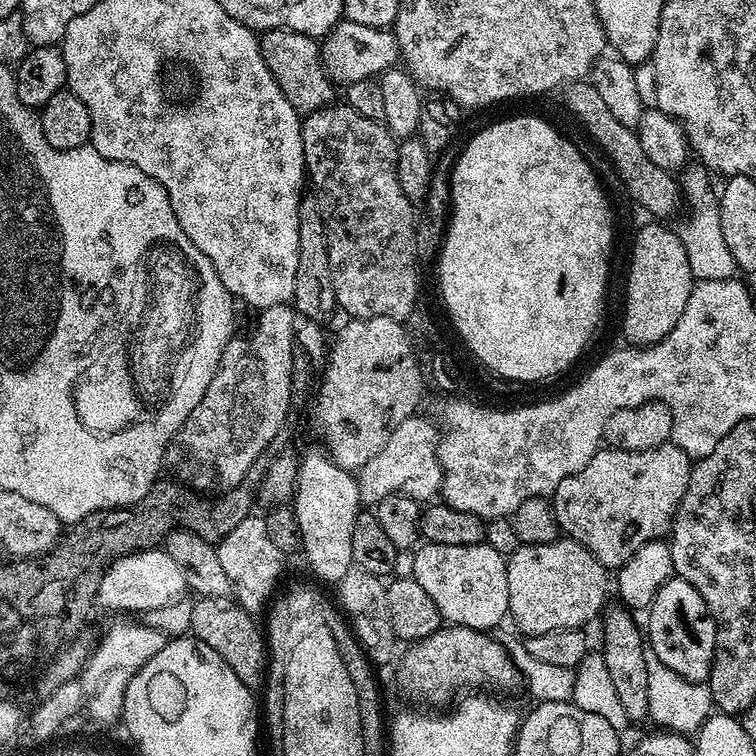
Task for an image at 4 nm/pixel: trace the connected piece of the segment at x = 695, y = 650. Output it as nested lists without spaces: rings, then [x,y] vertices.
[[[679,578],[667,580],[658,590],[651,608],[647,609],[648,630],[646,628],[646,644],[650,649],[651,655],[656,655],[655,663],[661,668],[674,670],[682,678],[686,678],[695,684],[702,684],[707,681],[712,672],[712,659],[716,649],[716,620],[710,614],[706,602],[702,602],[702,594],[690,586],[690,582]]]

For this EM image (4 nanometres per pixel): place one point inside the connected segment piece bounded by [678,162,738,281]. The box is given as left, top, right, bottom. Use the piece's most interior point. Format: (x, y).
(710, 259)

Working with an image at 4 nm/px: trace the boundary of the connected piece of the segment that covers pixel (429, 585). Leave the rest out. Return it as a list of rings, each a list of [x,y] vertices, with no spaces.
[[[421,543],[414,551],[412,579],[430,594],[438,606],[441,621],[449,625],[460,624],[479,632],[492,630],[508,616],[510,586],[505,557],[486,543],[474,546],[442,546]]]

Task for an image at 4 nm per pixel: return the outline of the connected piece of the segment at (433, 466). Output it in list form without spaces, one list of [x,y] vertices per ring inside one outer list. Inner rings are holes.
[[[423,414],[406,418],[396,427],[394,434],[390,434],[386,446],[382,446],[382,450],[378,450],[378,454],[374,454],[374,458],[358,470],[360,499],[365,505],[374,506],[382,498],[393,494],[428,502],[435,497],[432,496],[435,492],[437,495],[441,491],[444,471],[436,457],[438,428],[433,421],[432,424]]]

